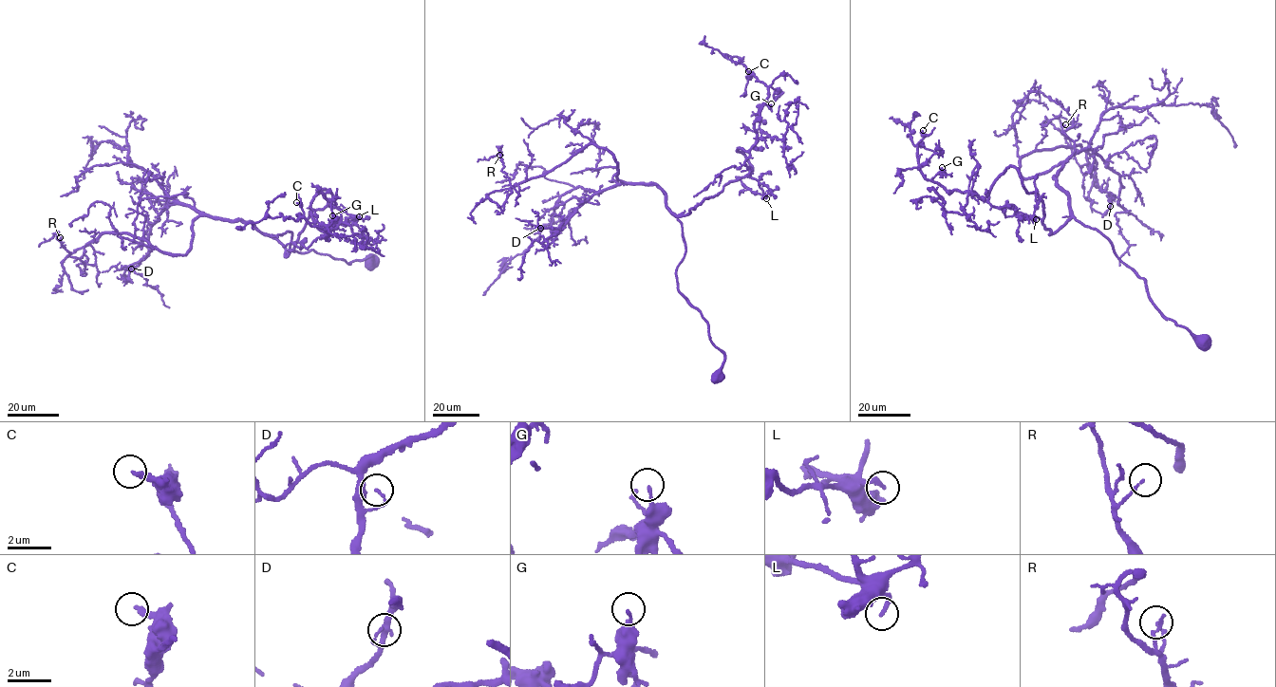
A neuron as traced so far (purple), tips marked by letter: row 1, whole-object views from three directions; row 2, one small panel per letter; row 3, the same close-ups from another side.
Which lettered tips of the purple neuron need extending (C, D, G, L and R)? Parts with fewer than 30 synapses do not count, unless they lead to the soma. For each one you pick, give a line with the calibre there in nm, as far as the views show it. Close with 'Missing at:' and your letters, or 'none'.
Missing at: none

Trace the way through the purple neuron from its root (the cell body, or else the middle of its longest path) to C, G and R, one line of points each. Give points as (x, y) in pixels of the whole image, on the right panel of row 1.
C: (1204, 343), (1161, 315), (1097, 230), (1073, 217), (1049, 234), (1016, 168), (985, 199), (926, 178), (923, 130)
G: (1204, 343), (1161, 315), (1097, 230), (1073, 217), (1049, 234), (1016, 168), (985, 199), (945, 190), (942, 167)
R: (1204, 343), (1075, 219), (1064, 162), (1021, 176), (1060, 145), (1089, 171), (1065, 124)

